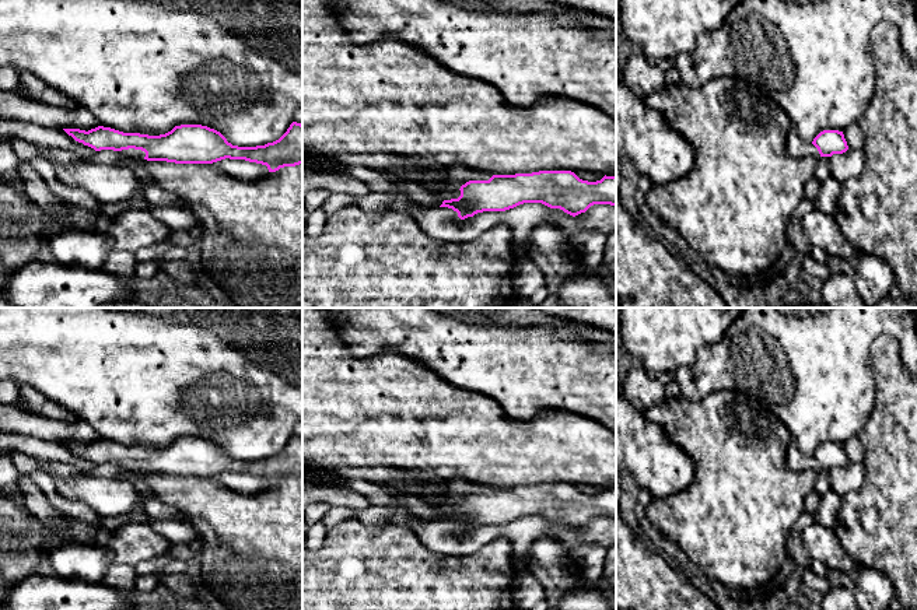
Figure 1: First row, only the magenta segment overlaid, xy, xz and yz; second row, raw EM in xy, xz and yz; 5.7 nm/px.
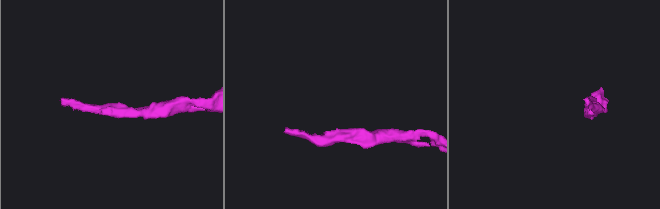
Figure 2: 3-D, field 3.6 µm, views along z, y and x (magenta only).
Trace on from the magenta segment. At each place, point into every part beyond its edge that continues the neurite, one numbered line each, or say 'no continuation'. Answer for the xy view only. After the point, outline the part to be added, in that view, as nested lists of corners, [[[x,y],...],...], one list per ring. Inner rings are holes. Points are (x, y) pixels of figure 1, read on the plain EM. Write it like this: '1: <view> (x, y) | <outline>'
1: xy (130, 466) | [[[129,462],[129,463],[122,463],[122,467],[127,469],[127,470],[134,470],[134,471],[143,471],[146,470],[146,466],[141,463],[134,463],[134,462]]]

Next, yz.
1: yz (795, 459) | [[[794,441],[788,446],[785,460],[787,460],[787,466],[792,471],[801,471],[801,470],[805,470],[805,469],[812,469],[816,473],[820,471],[820,467],[819,467],[818,462],[812,456],[805,456],[798,449],[798,446],[795,445]]]

